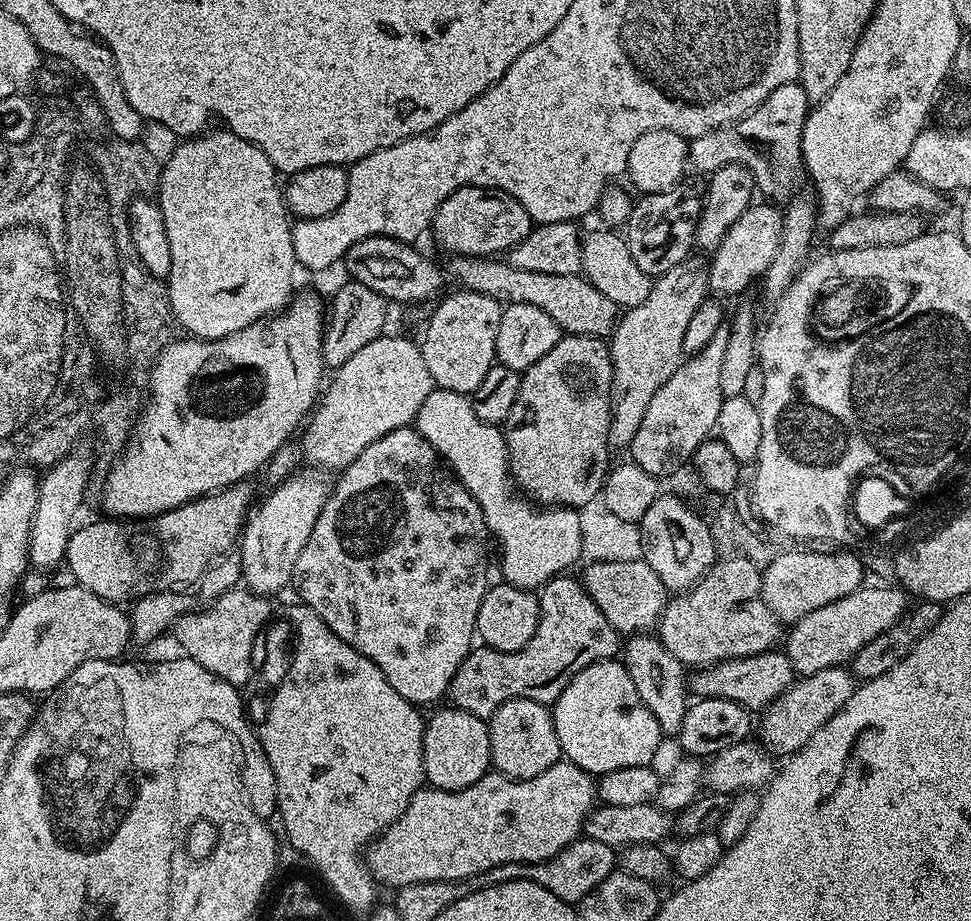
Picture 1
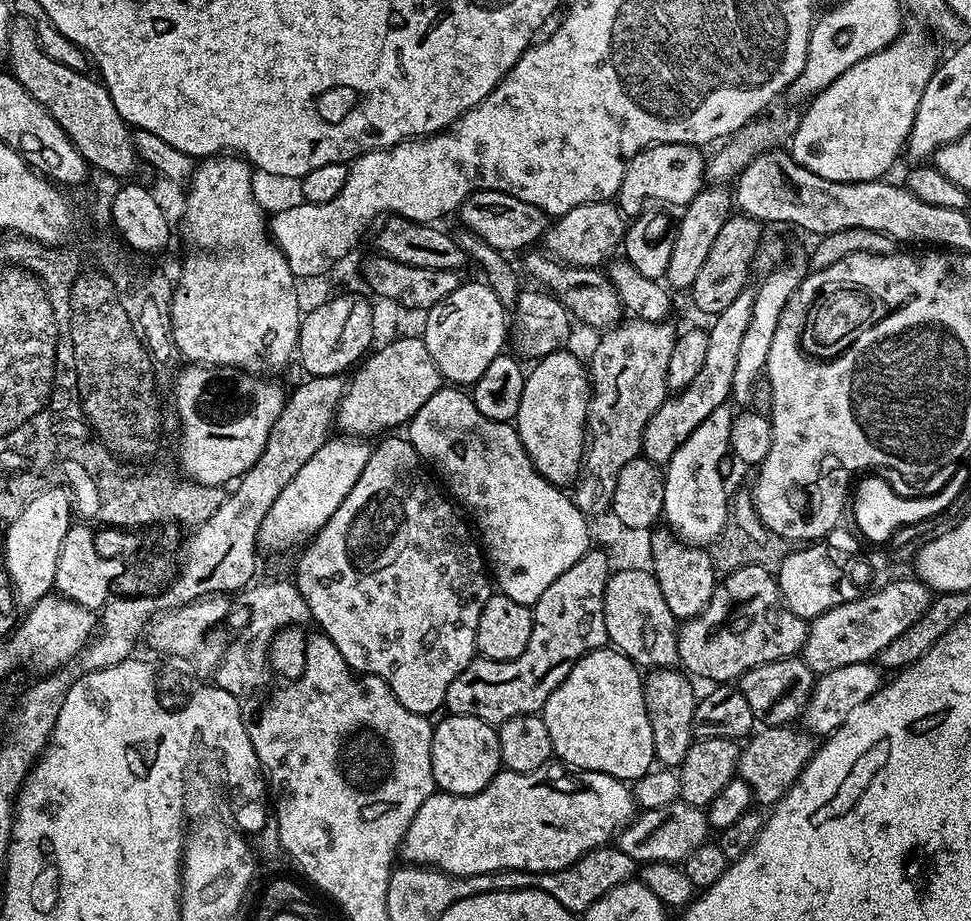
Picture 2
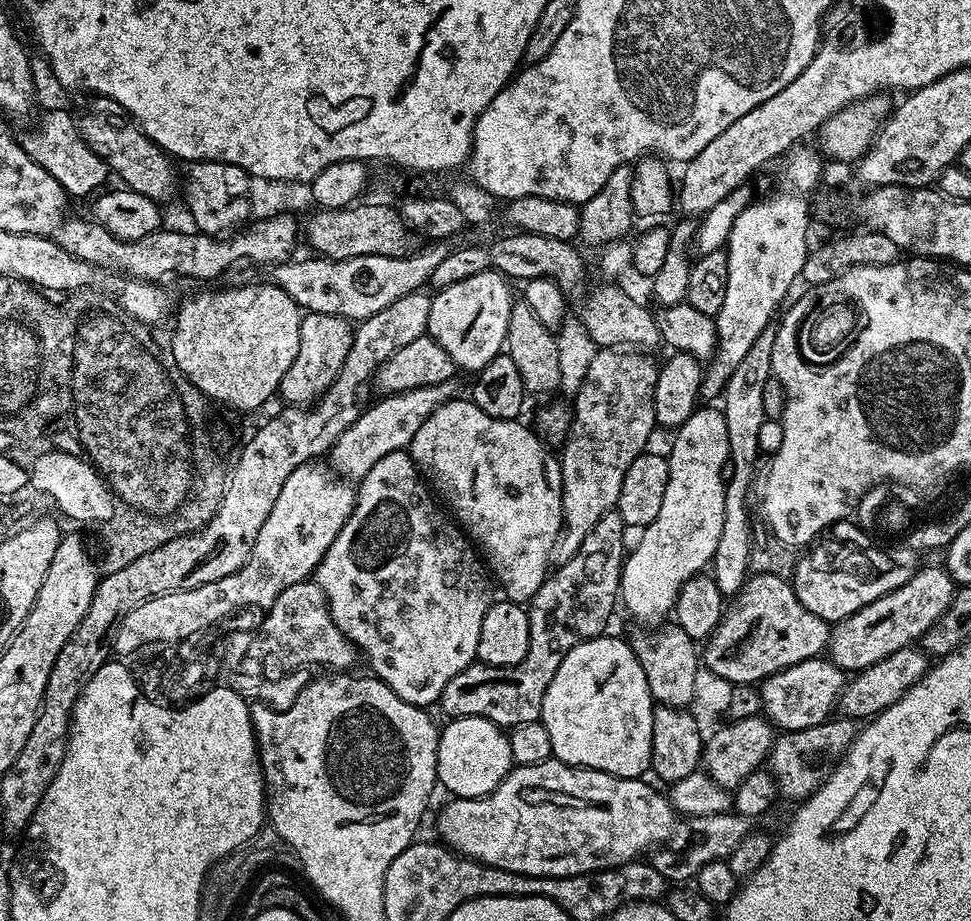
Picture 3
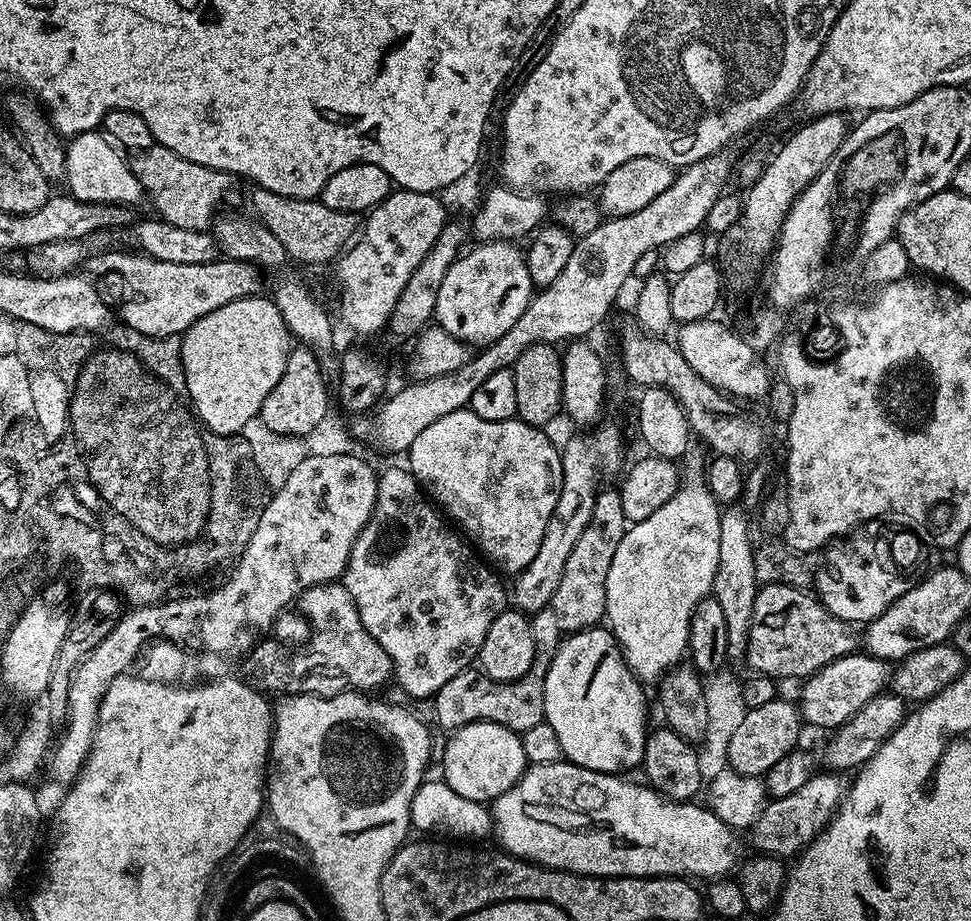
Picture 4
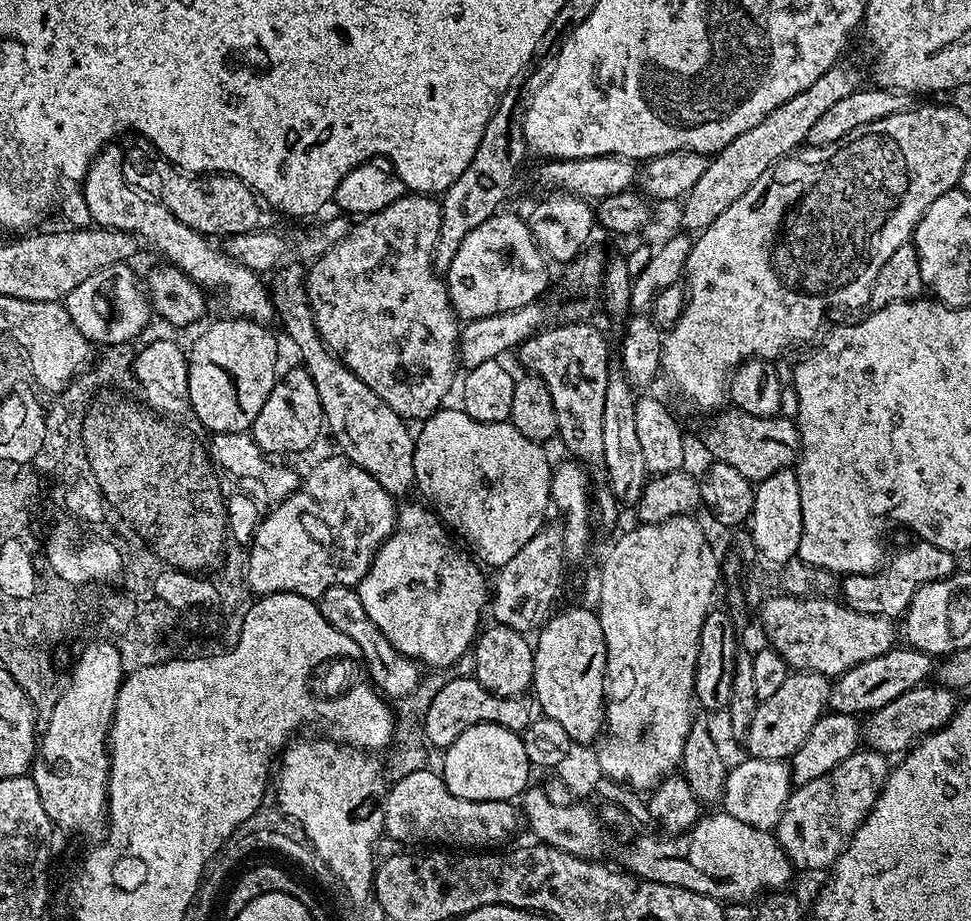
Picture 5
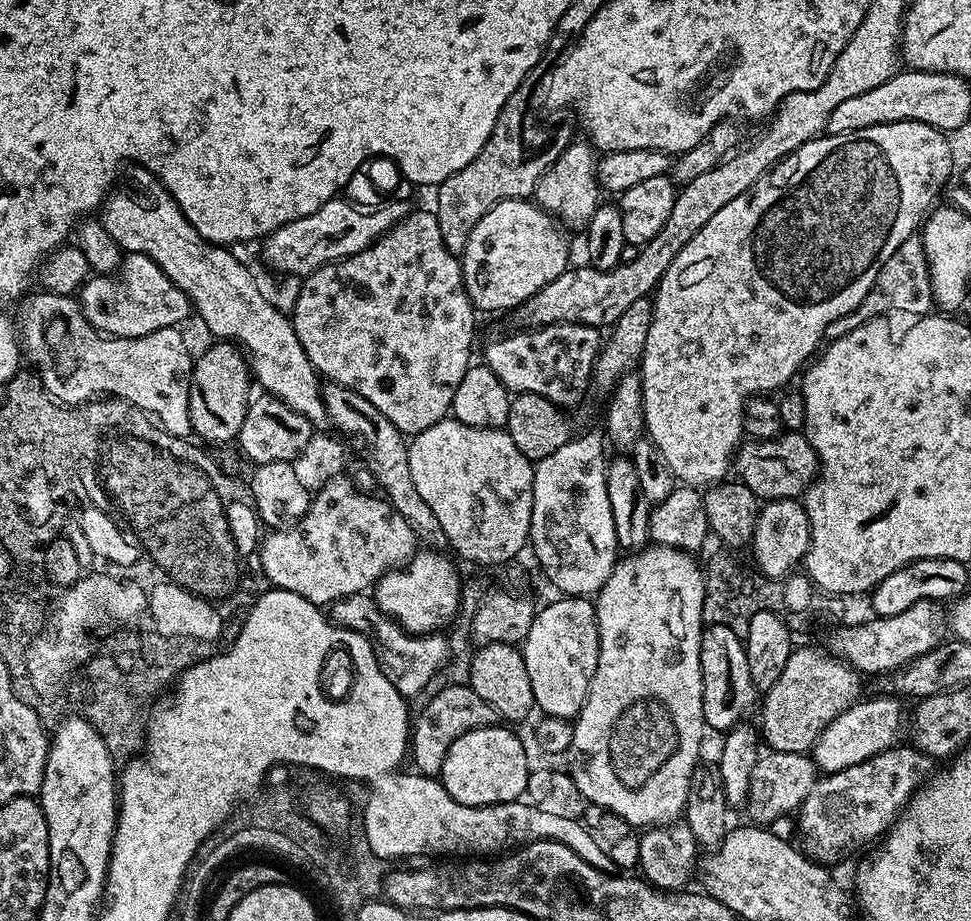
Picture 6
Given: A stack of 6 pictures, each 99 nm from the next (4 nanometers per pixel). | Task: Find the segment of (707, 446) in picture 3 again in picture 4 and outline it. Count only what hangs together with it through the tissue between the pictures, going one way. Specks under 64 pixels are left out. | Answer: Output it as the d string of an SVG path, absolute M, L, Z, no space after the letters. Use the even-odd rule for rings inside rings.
M685 479L681 483L679 490L674 494L674 498L670 498L670 502L666 502L666 506L662 506L659 510L654 510L654 514L650 514L650 518L646 518L637 524L632 524L628 531L625 532L622 542L618 542L618 550L614 550L614 558L610 561L610 570L606 573L606 606L604 607L604 615L607 627L616 639L617 644L619 644L620 652L628 664L628 669L641 682L647 682L647 680L652 680L652 682L659 681L660 677L668 669L675 668L677 664L685 659L688 652L690 618L694 614L698 602L709 599L712 583L714 582L714 574L718 570L718 526L720 525L721 511L721 505L717 504L715 498L712 497L703 479Z

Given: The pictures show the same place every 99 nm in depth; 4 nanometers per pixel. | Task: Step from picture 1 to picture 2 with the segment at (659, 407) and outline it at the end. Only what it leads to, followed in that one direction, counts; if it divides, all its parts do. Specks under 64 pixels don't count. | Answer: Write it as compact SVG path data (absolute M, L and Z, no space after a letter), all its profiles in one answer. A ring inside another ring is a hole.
M745 290L711 321L712 328L707 329L710 346L706 349L706 363L702 365L702 371L694 378L694 382L690 382L690 386L669 395L664 405L654 414L654 418L650 418L644 431L643 459L653 460L661 466L667 465L674 450L678 450L678 446L682 446L682 442L686 442L686 438L694 434L694 429L710 415L710 410L729 403L734 382L734 366L742 337L746 334L746 328L750 326L755 298L755 291Z

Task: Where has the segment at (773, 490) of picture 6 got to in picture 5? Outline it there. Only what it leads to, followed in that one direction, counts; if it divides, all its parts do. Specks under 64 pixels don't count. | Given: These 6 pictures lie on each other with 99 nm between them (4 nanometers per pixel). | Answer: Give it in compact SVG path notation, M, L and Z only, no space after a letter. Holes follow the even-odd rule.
M731 406L725 407L720 414L713 422L712 429L705 434L704 444L713 452L711 455L715 459L726 462L726 466L734 466L742 478L759 482L797 463L800 430L793 421L785 420L781 415L758 418Z

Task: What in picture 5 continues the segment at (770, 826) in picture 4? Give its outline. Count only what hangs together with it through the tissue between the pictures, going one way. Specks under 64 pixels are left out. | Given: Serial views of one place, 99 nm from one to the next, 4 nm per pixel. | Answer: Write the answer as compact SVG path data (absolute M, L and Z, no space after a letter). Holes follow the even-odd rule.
M858 750L846 758L846 762L838 762L834 770L822 774L822 778L814 778L814 782L793 787L788 801L784 807L784 812L780 816L780 821L775 826L774 835L776 841L784 848L788 860L793 869L804 872L820 872L831 869L836 863L836 859L844 852L844 847L862 826L864 819L870 814L870 810L876 807L876 800L880 797L881 790L888 780L890 771L889 757L883 752L873 752L871 750Z

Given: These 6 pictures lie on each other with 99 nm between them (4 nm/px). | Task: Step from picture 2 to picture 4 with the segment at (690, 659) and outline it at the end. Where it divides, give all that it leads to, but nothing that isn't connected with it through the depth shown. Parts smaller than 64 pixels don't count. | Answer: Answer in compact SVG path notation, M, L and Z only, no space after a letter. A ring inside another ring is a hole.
M766 584L757 591L746 657L753 673L773 678L807 678L822 666L853 655L857 648L857 629L847 620L834 618L811 591L789 584Z

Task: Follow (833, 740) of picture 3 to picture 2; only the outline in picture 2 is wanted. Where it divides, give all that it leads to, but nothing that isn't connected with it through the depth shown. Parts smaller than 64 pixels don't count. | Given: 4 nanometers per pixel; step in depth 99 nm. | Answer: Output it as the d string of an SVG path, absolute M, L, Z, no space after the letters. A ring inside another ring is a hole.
M796 726L761 727L741 747L738 765L739 779L744 780L750 786L753 799L757 805L775 806L796 785L796 779L799 778L802 770L810 762L810 758L816 752L817 747L817 741L807 731L801 730L799 732Z

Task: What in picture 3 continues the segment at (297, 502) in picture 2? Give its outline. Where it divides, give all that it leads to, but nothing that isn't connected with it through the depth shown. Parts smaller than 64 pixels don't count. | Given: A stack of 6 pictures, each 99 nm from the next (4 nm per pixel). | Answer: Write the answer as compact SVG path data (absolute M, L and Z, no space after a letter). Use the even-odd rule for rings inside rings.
M450 379L434 386L394 392L380 398L377 404L369 403L363 414L334 442L330 453L331 471L349 482L359 482L366 474L370 474L378 458L405 451L411 445L414 434L418 434L418 426L422 426L422 422L426 422L426 418L430 418L438 406L457 395L456 383L455 379Z

